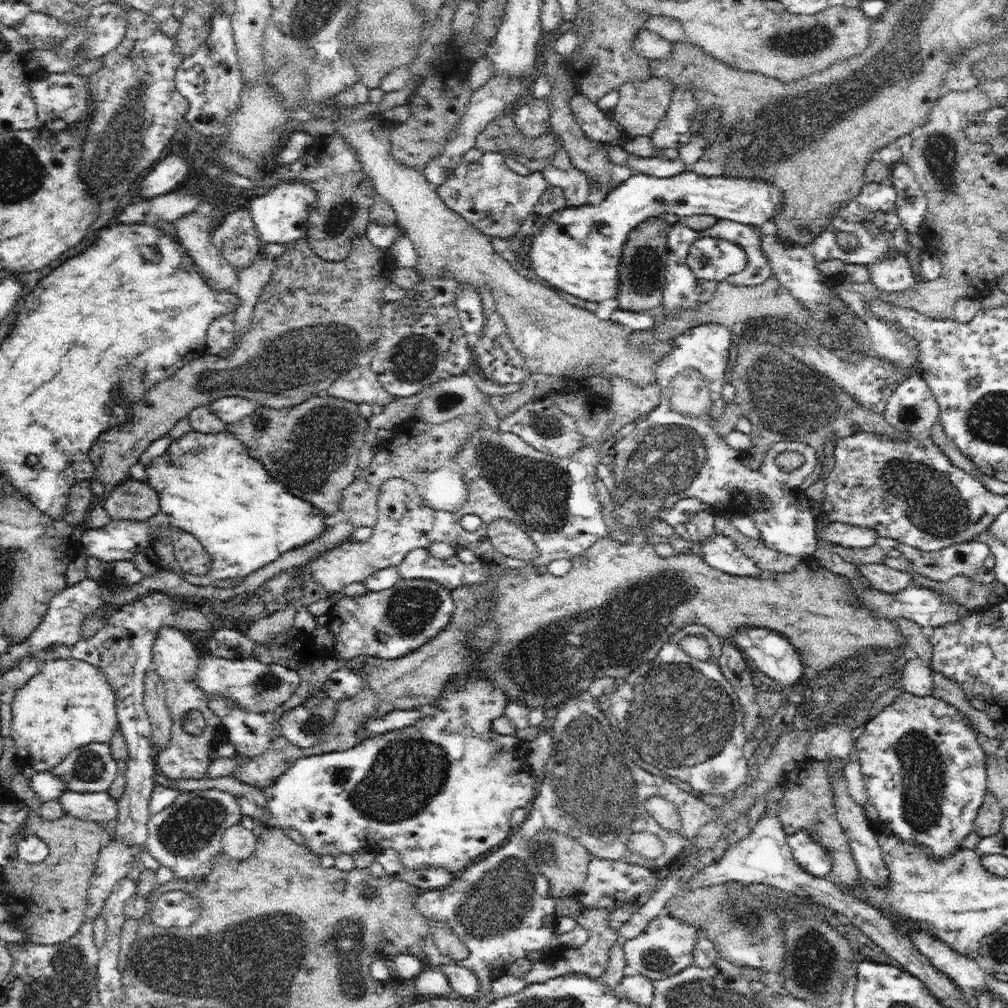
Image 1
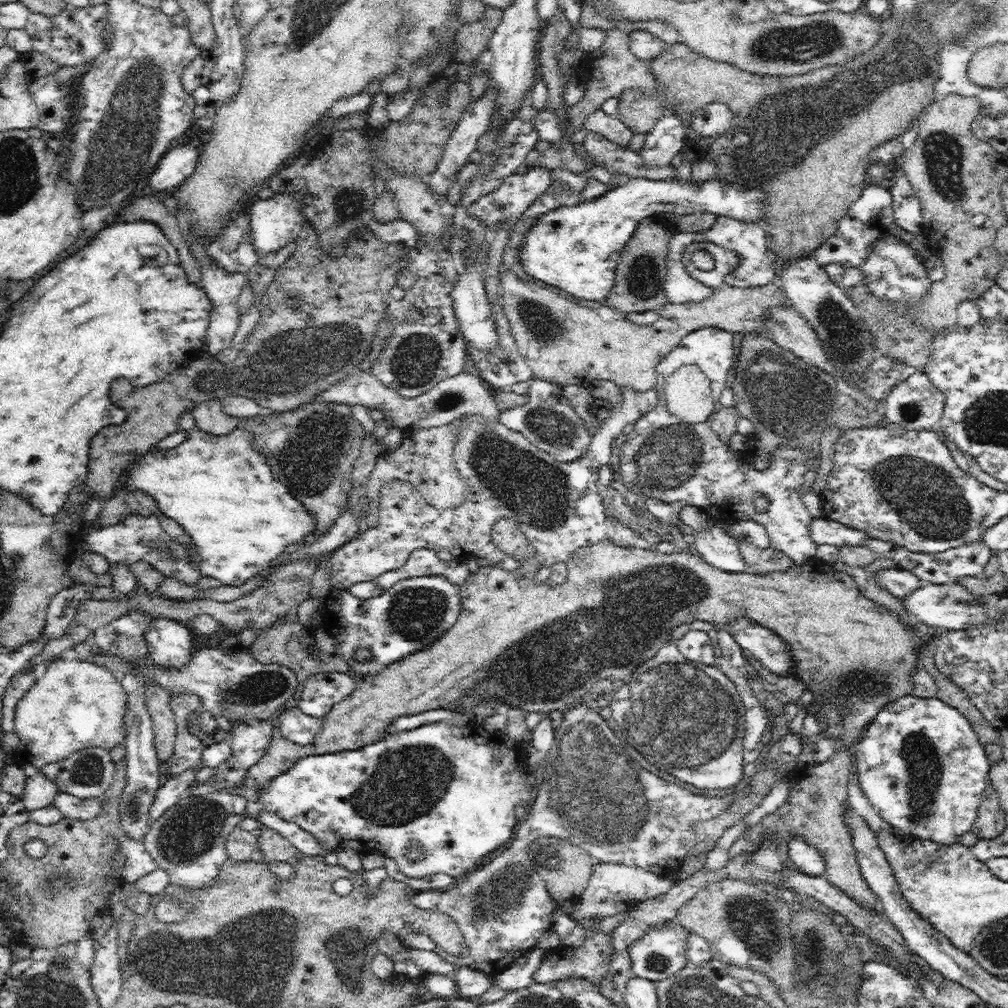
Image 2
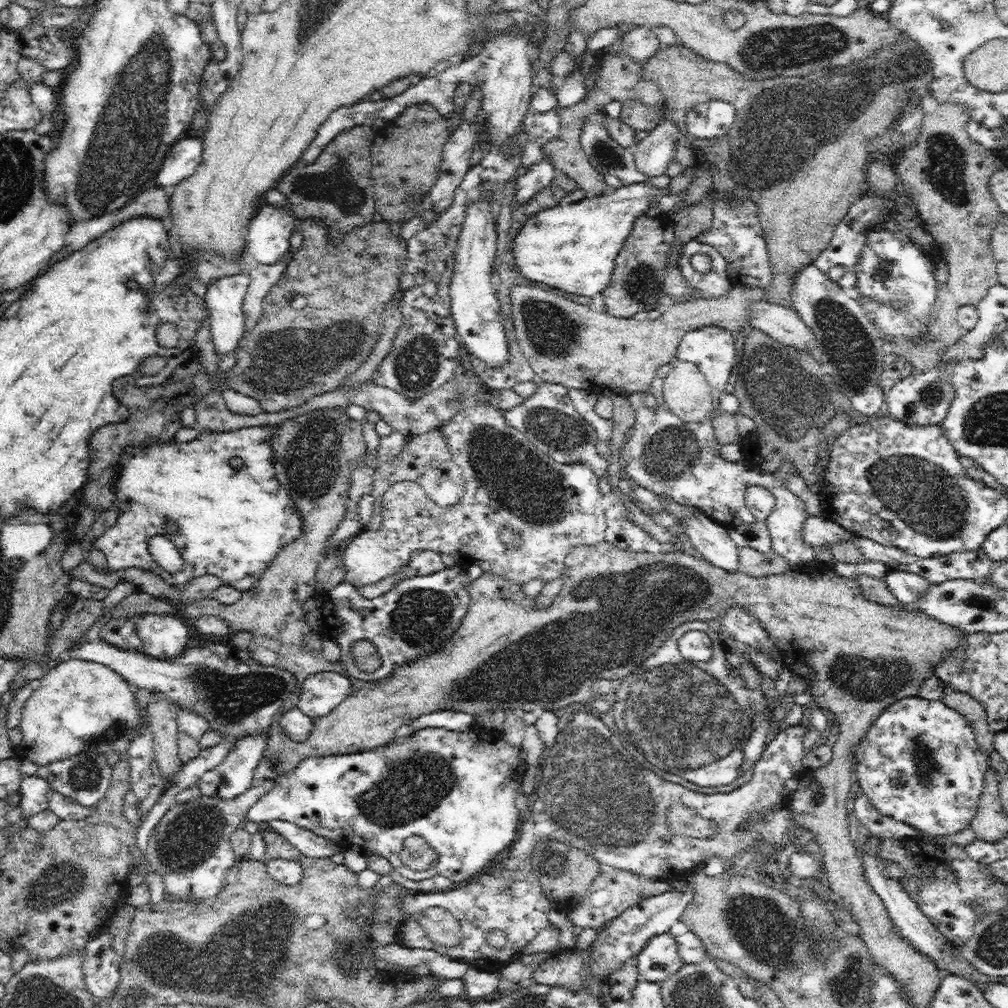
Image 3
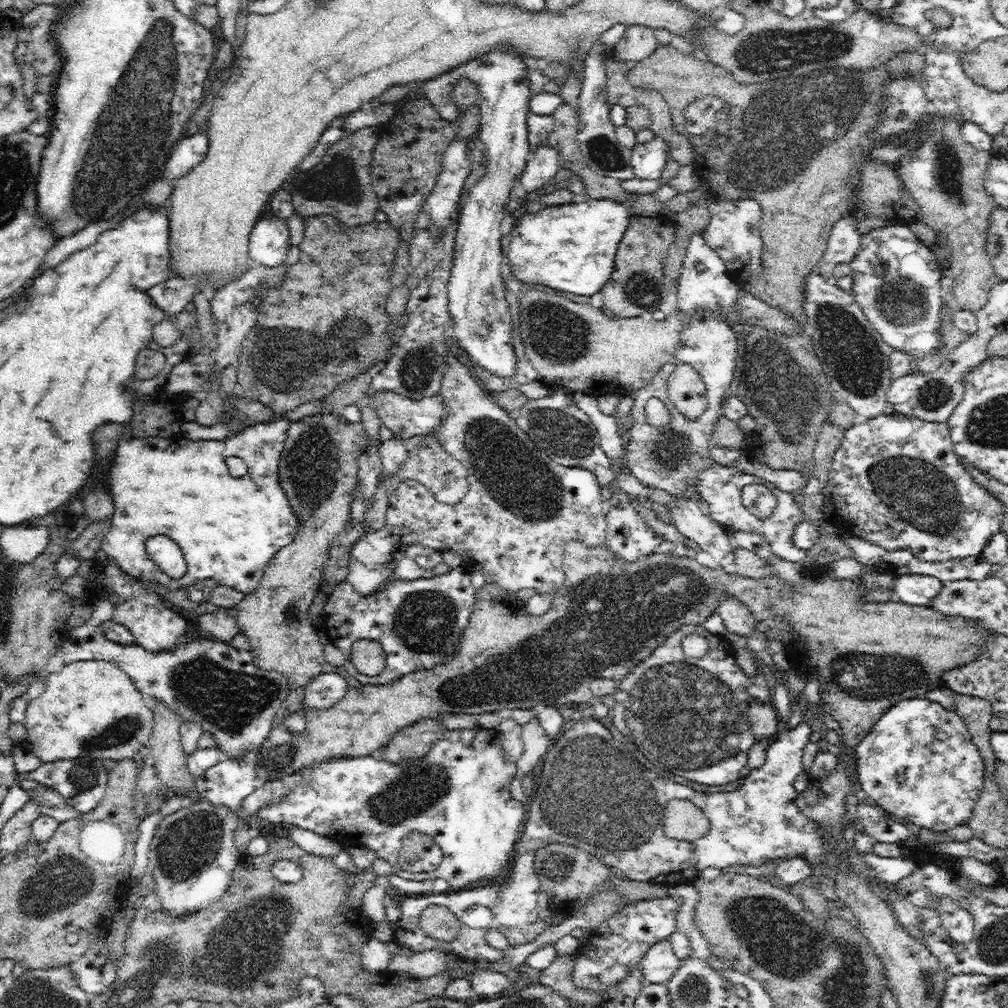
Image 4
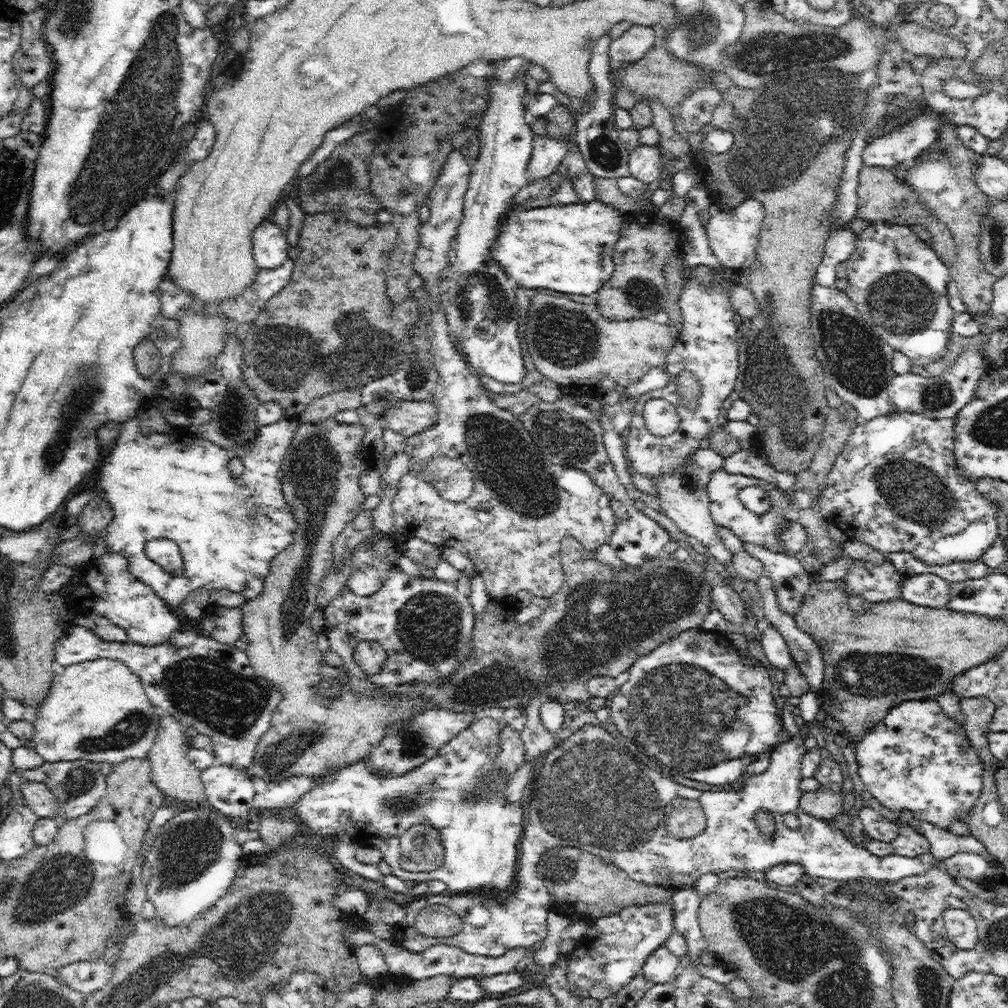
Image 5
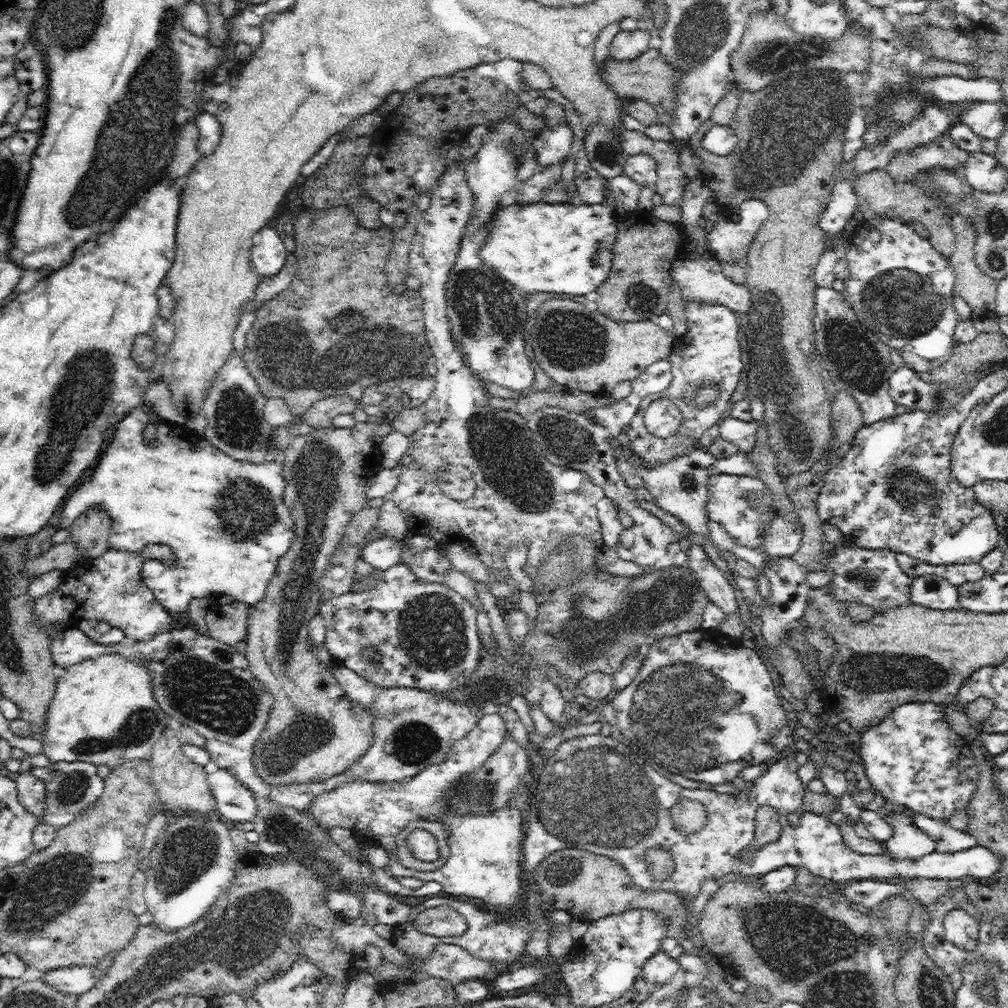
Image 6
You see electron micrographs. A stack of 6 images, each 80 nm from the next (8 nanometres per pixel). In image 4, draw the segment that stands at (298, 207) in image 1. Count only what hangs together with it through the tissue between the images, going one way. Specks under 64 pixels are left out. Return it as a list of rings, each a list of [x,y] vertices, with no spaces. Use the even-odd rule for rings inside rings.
[[[271,213],[256,220],[250,232],[248,252],[260,266],[275,267],[284,262],[291,245],[287,222]]]

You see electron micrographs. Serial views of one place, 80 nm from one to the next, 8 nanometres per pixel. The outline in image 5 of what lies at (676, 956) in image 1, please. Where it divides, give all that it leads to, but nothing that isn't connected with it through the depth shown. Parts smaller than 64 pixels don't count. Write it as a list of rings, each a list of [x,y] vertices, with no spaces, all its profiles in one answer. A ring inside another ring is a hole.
[[[665,944],[656,949],[648,956],[643,967],[643,975],[649,985],[672,982],[681,968],[681,960],[670,953]]]

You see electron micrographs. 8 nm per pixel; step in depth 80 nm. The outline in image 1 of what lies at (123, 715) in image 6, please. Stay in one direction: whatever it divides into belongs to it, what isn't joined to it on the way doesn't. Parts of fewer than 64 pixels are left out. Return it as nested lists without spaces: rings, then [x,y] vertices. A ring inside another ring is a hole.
[[[72,657],[46,661],[40,672],[34,674],[23,688],[16,690],[11,711],[10,736],[14,739],[16,754],[19,758],[24,758],[37,773],[52,770],[76,748],[92,742],[105,742],[110,745],[110,740],[119,727],[116,694],[106,681],[106,675],[96,670],[94,665]]]

